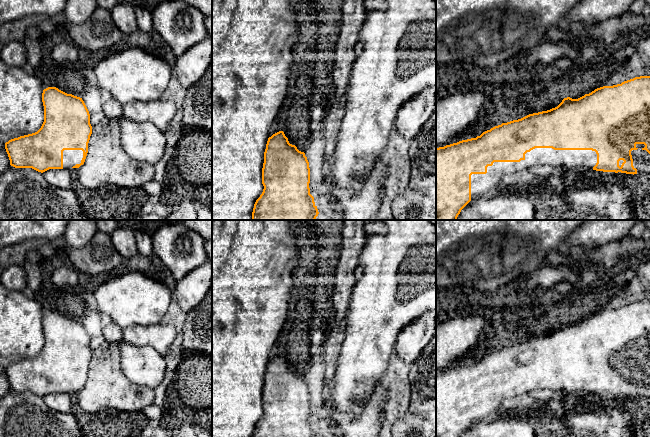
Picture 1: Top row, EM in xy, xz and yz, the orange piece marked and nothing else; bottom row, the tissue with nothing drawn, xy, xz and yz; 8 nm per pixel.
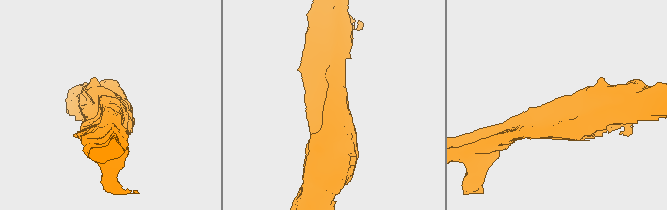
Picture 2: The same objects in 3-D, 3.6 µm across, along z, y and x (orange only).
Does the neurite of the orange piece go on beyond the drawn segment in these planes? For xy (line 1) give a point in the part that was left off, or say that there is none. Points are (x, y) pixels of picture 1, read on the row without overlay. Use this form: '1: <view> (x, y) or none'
1: xy (70, 381)

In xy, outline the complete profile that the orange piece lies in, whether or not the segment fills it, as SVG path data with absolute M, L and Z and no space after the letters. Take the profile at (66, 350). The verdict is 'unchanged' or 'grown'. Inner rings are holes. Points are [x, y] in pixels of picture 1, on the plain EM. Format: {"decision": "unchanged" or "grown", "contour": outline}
{"decision": "grown", "contour": "M48 311L43 314L42 326L44 330L44 346L41 352L32 358L14 362L5 367L10 389L15 392L32 392L38 396L45 396L49 393L79 392L84 388L88 367L92 358L89 335L82 322L67 318L56 311Z"}

